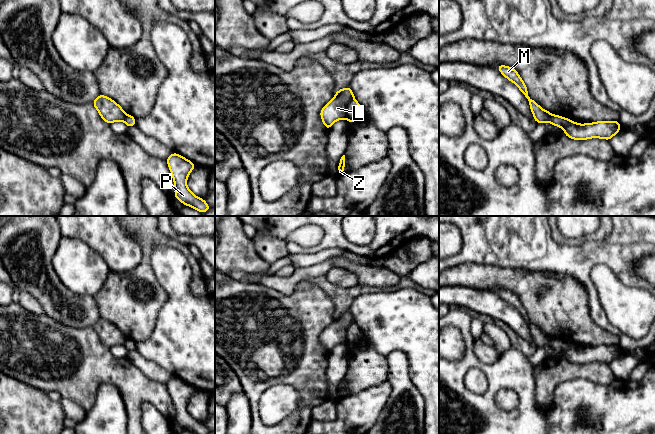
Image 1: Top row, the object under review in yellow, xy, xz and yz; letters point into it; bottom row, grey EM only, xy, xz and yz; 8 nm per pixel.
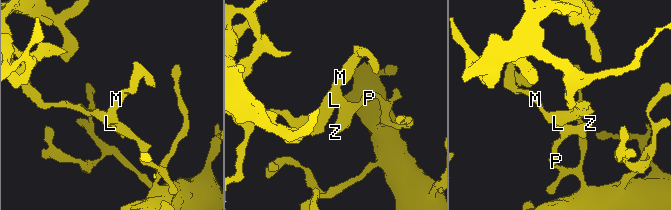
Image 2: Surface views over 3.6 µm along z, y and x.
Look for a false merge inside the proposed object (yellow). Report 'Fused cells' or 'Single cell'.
Fused cells

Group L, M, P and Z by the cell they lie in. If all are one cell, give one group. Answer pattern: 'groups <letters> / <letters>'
groups L M / P Z

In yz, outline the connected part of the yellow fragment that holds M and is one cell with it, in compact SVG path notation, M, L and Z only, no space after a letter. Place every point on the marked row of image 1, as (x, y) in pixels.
M498 64L496 67L500 70L501 74L504 77L516 84L520 91L523 93L523 95L528 99L531 111L534 116L534 120L537 123L548 122L553 114L541 108L532 98L528 96L528 90L526 88L526 85L517 73L517 71L511 67L500 64Z

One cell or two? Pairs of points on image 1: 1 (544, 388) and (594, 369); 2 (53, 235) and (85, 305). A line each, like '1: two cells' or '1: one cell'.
1: one cell
2: one cell

